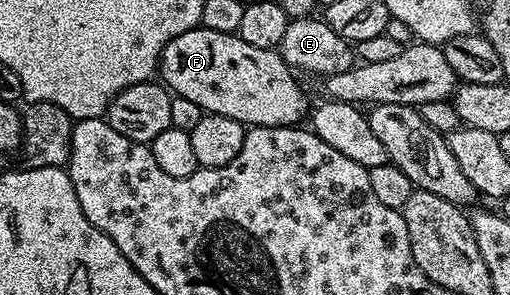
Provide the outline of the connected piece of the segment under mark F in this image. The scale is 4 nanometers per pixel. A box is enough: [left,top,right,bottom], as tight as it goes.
[160,25,307,128]

